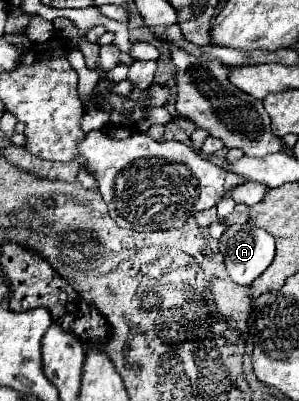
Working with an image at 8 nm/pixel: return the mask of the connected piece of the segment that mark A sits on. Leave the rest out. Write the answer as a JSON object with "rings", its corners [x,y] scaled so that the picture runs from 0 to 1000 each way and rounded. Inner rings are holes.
{"rings":[[[776,561],[736,591],[749,661],[796,711],[836,711],[916,646],[916,591],[836,561]]]}

